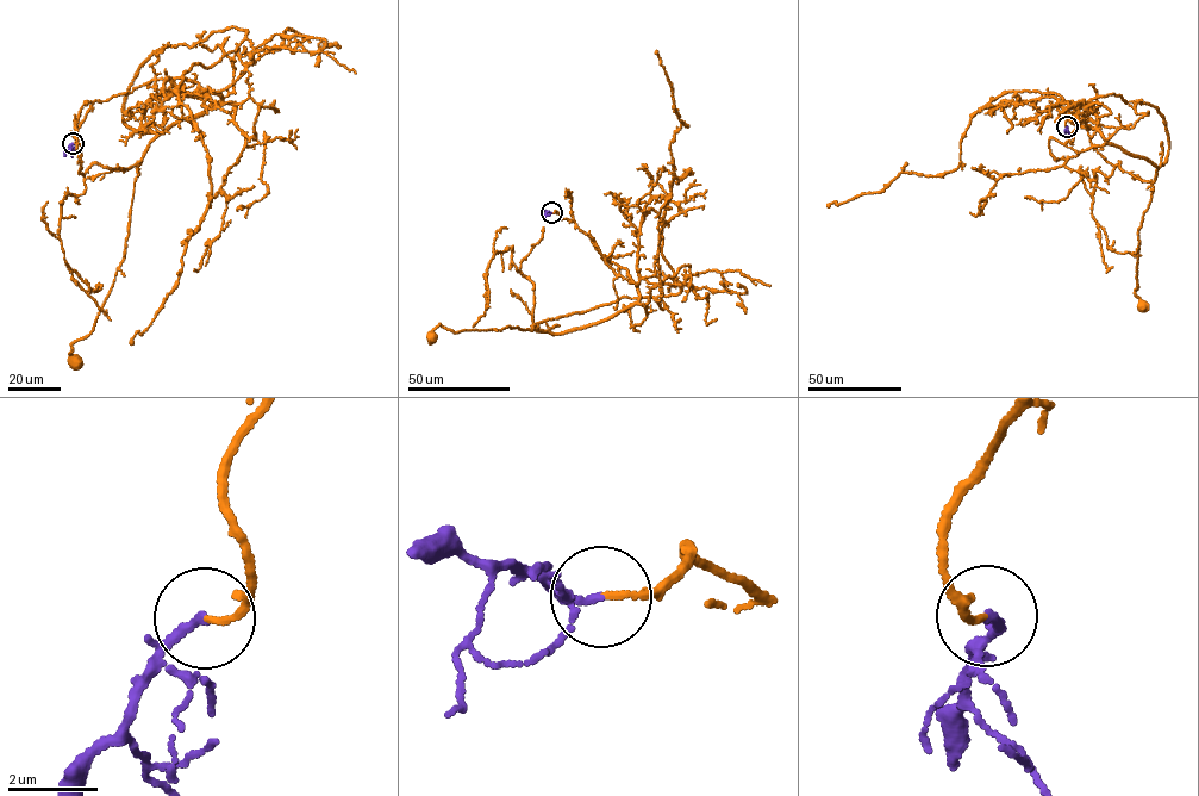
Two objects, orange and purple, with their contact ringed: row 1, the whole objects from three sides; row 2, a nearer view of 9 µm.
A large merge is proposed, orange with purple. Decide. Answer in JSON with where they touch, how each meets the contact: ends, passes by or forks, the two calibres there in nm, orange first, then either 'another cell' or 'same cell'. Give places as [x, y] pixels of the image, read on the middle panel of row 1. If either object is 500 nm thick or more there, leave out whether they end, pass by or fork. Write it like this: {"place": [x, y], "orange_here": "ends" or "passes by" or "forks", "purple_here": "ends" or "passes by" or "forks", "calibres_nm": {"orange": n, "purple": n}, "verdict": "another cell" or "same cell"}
{"place": [551, 212], "orange_here": "ends", "purple_here": "ends", "calibres_nm": {"orange": 130, "purple": 180}, "verdict": "same cell"}

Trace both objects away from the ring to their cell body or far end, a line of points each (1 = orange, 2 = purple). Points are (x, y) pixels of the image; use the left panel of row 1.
1: (73, 143), (94, 101), (153, 79), (222, 99), (169, 125), (136, 166), (123, 261), (72, 344), (77, 362)
2: (73, 143), (68, 150), (73, 157)

